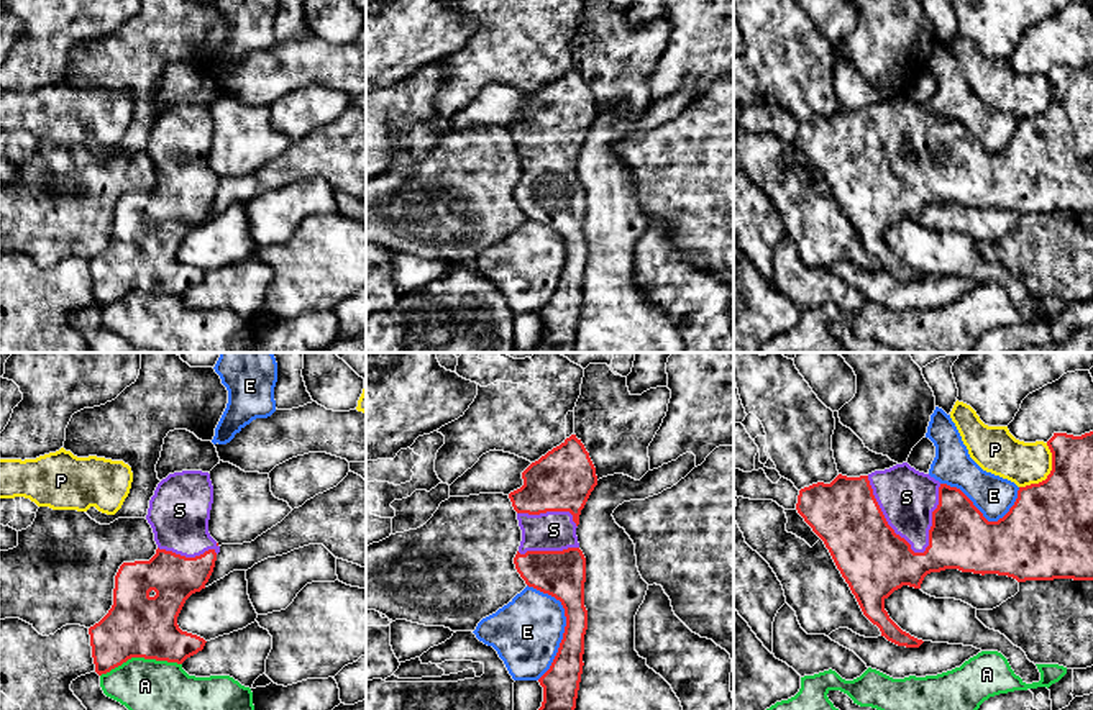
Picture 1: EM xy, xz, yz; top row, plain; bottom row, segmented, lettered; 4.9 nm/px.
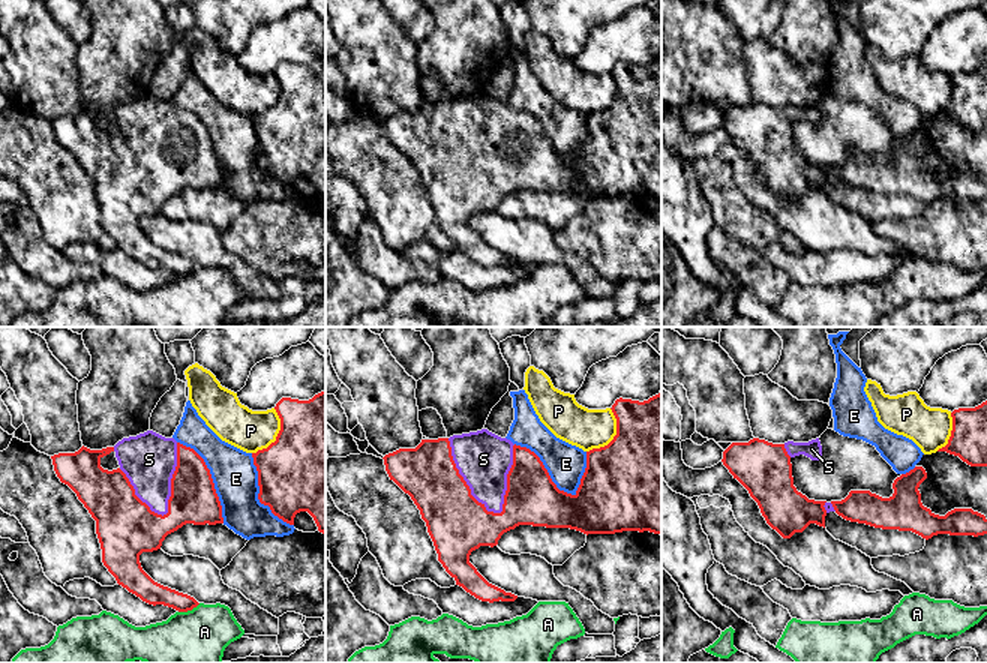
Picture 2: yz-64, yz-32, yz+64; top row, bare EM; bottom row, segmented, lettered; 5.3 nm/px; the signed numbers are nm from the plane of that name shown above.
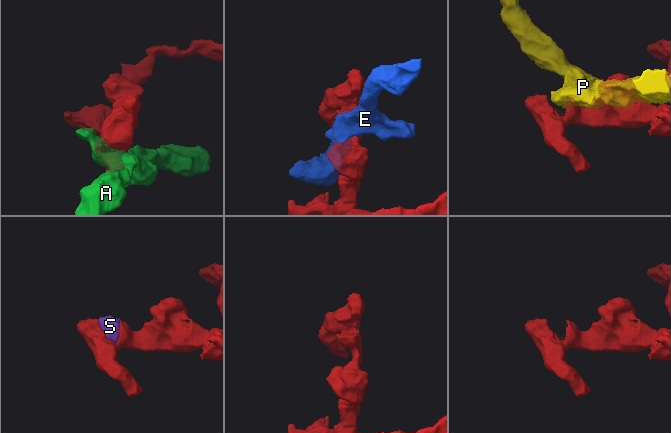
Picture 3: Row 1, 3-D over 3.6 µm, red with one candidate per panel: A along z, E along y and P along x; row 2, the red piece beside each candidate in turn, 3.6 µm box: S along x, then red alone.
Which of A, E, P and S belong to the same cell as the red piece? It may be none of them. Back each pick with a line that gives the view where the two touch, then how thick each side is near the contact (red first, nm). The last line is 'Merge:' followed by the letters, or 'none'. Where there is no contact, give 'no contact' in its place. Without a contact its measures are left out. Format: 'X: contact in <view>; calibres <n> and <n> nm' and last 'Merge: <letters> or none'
S: contact in yz; calibres 340 and 280 nm
Merge: S

